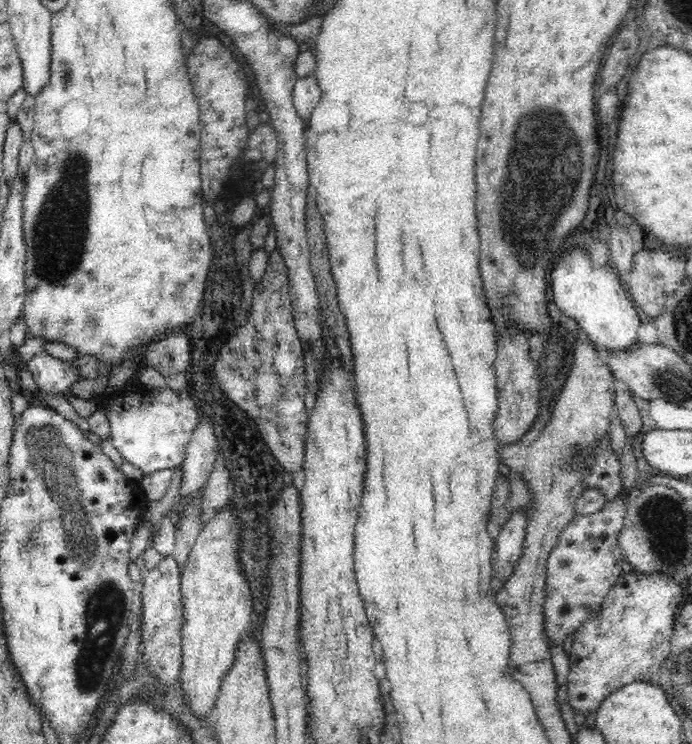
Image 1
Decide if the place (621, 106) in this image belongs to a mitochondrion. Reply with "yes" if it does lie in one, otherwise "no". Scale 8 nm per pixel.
no

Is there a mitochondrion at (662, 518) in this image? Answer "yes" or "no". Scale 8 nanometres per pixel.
yes

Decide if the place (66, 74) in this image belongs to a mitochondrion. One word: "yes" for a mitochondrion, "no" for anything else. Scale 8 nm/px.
yes

